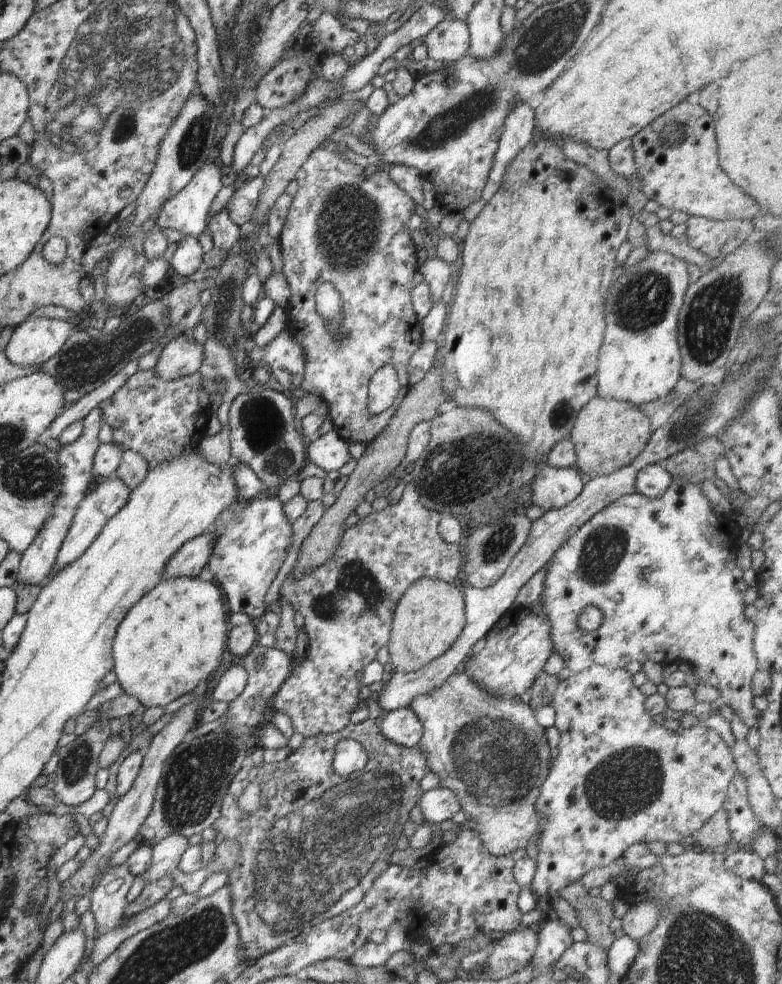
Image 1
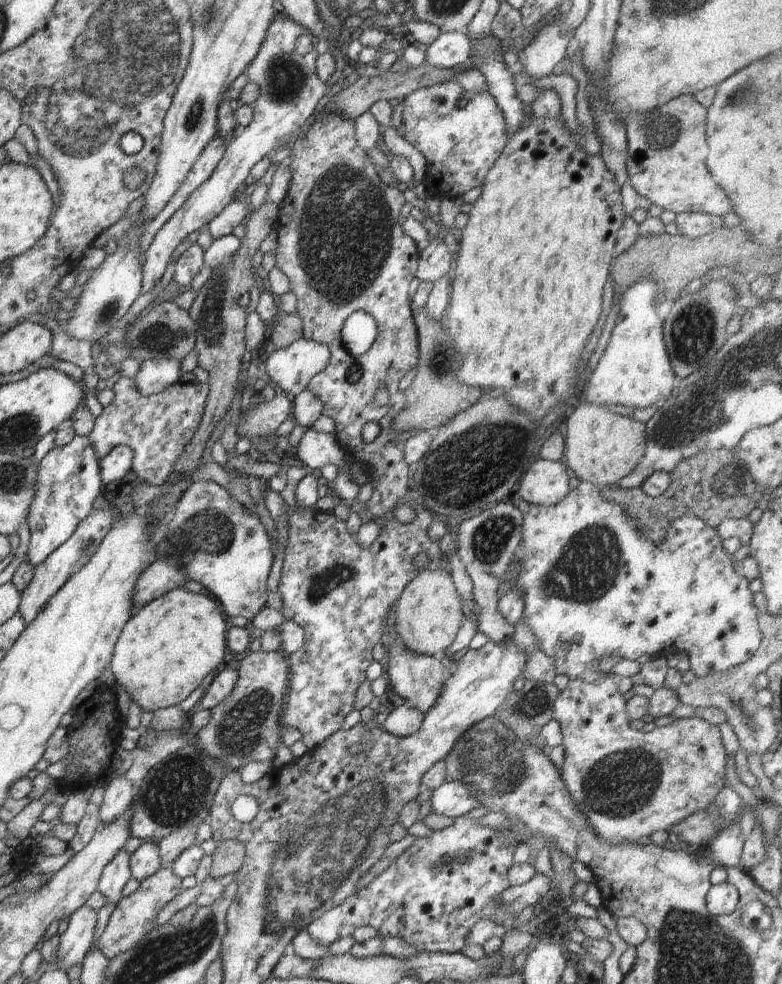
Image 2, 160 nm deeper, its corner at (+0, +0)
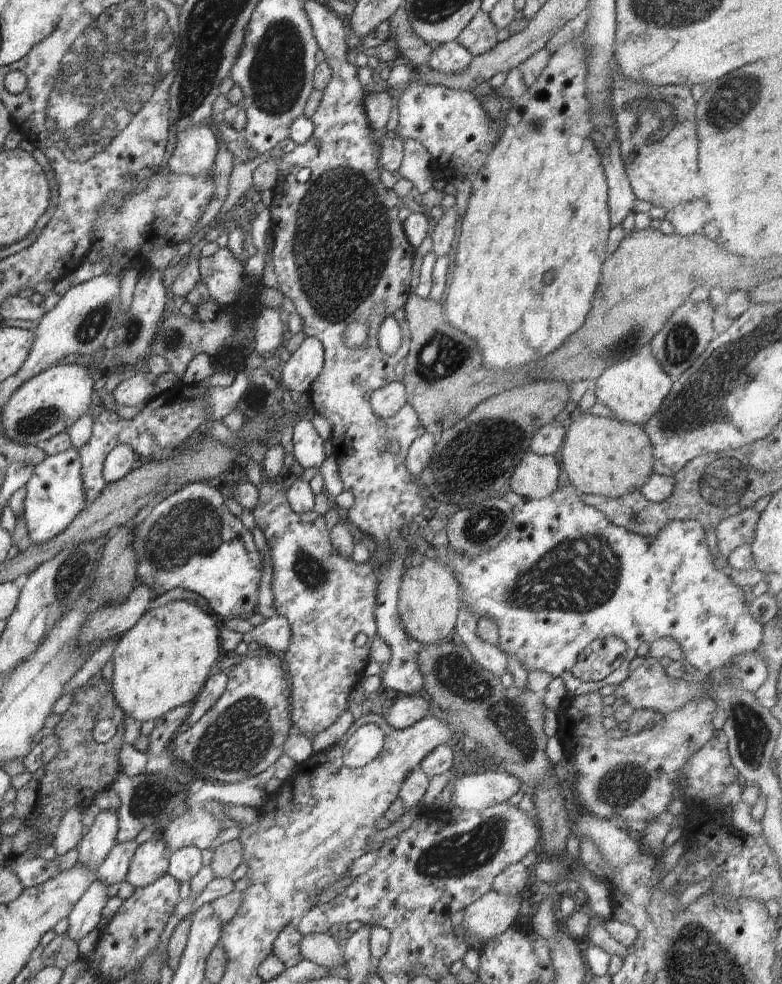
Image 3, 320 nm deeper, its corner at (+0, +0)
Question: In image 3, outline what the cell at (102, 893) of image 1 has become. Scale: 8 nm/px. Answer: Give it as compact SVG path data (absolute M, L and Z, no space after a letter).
M135 840L116 843L114 848L108 853L106 860L99 866L96 872L98 880L102 881L103 885L107 887L109 887L110 884L124 881L130 861L137 848L138 844Z

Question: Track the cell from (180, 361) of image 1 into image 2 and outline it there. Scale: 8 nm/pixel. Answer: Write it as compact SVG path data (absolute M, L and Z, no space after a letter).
M176 359L145 360L133 378L136 388L146 396L166 390L178 381L182 372L180 364Z

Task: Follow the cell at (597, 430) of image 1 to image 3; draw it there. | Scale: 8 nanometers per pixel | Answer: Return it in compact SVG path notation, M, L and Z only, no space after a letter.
M578 411L569 413L565 418L566 433L559 452L559 462L568 474L570 486L582 494L598 495L619 499L630 491L641 489L653 473L653 446L643 426L633 425L592 415L582 415Z

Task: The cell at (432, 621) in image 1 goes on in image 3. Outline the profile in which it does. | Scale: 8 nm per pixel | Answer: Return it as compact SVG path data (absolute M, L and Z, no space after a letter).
M426 559L420 566L406 565L401 576L398 610L407 633L420 644L444 640L454 630L461 611L461 590L454 575L438 560Z

